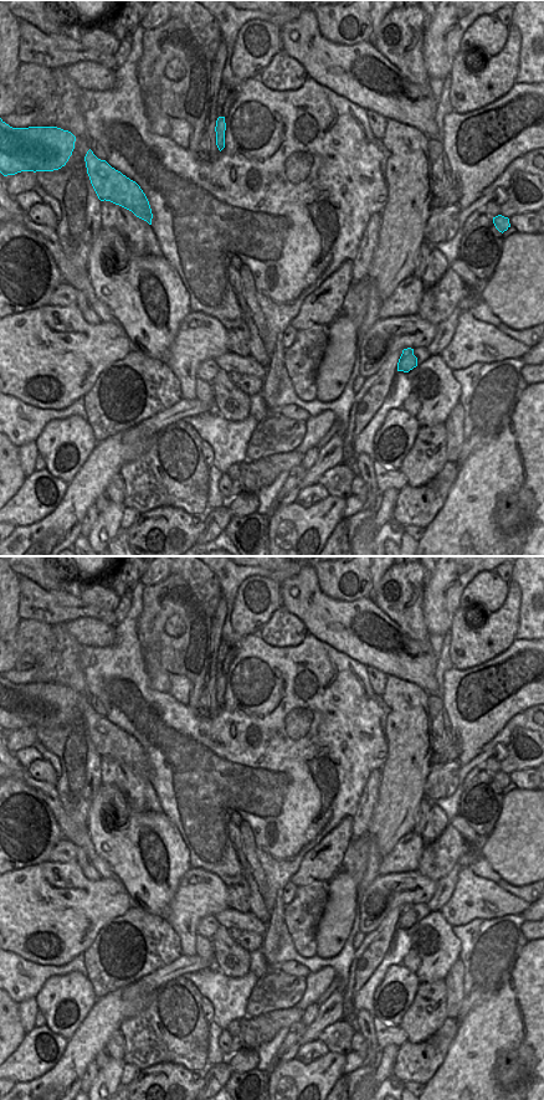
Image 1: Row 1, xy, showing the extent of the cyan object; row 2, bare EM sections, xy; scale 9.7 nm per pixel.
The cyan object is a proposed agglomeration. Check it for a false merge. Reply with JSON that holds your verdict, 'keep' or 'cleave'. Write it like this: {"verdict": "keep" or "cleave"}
{"verdict": "cleave"}

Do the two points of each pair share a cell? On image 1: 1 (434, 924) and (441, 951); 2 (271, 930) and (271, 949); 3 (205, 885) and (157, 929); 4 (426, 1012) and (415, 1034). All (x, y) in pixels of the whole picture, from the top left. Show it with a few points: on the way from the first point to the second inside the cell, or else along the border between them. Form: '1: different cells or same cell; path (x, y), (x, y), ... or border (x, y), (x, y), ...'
1: same cell; path (437, 930), (441, 935), (441, 945)
2: same cell; path (271, 935), (271, 944)
3: different cells; border (164, 919), (175, 933), (179, 947)
4: same cell; path (425, 1017), (417, 1029)

